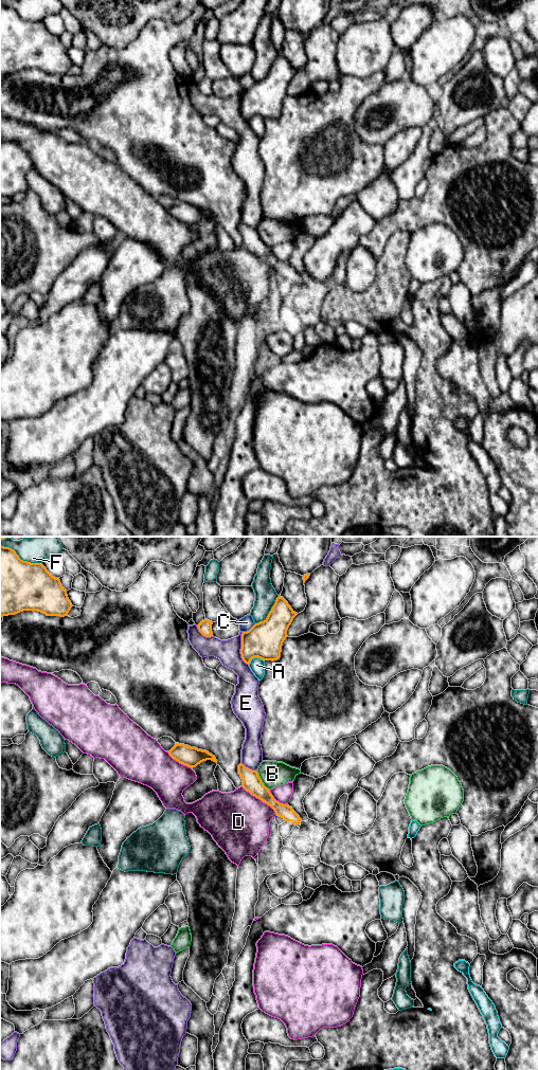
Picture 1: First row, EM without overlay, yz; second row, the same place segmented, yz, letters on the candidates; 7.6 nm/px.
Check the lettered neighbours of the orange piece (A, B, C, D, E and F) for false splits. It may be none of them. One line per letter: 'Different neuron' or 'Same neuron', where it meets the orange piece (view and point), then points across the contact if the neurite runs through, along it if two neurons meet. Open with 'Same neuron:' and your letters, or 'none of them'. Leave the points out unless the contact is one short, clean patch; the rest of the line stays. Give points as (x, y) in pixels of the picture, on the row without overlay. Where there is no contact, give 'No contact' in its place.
Same neuron: none of them
A: Different neuron. Touches orange at yz (255, 114)
B: Different neuron. Touches orange at yz (261, 238)
C: Different neuron. Touches orange at yz (250, 87)
D: Different neuron. Touches orange at yz (261, 257)
E: Different neuron. Touches orange at yz (240, 107)
F: Different neuron. Touches orange at yz (19, 16)

